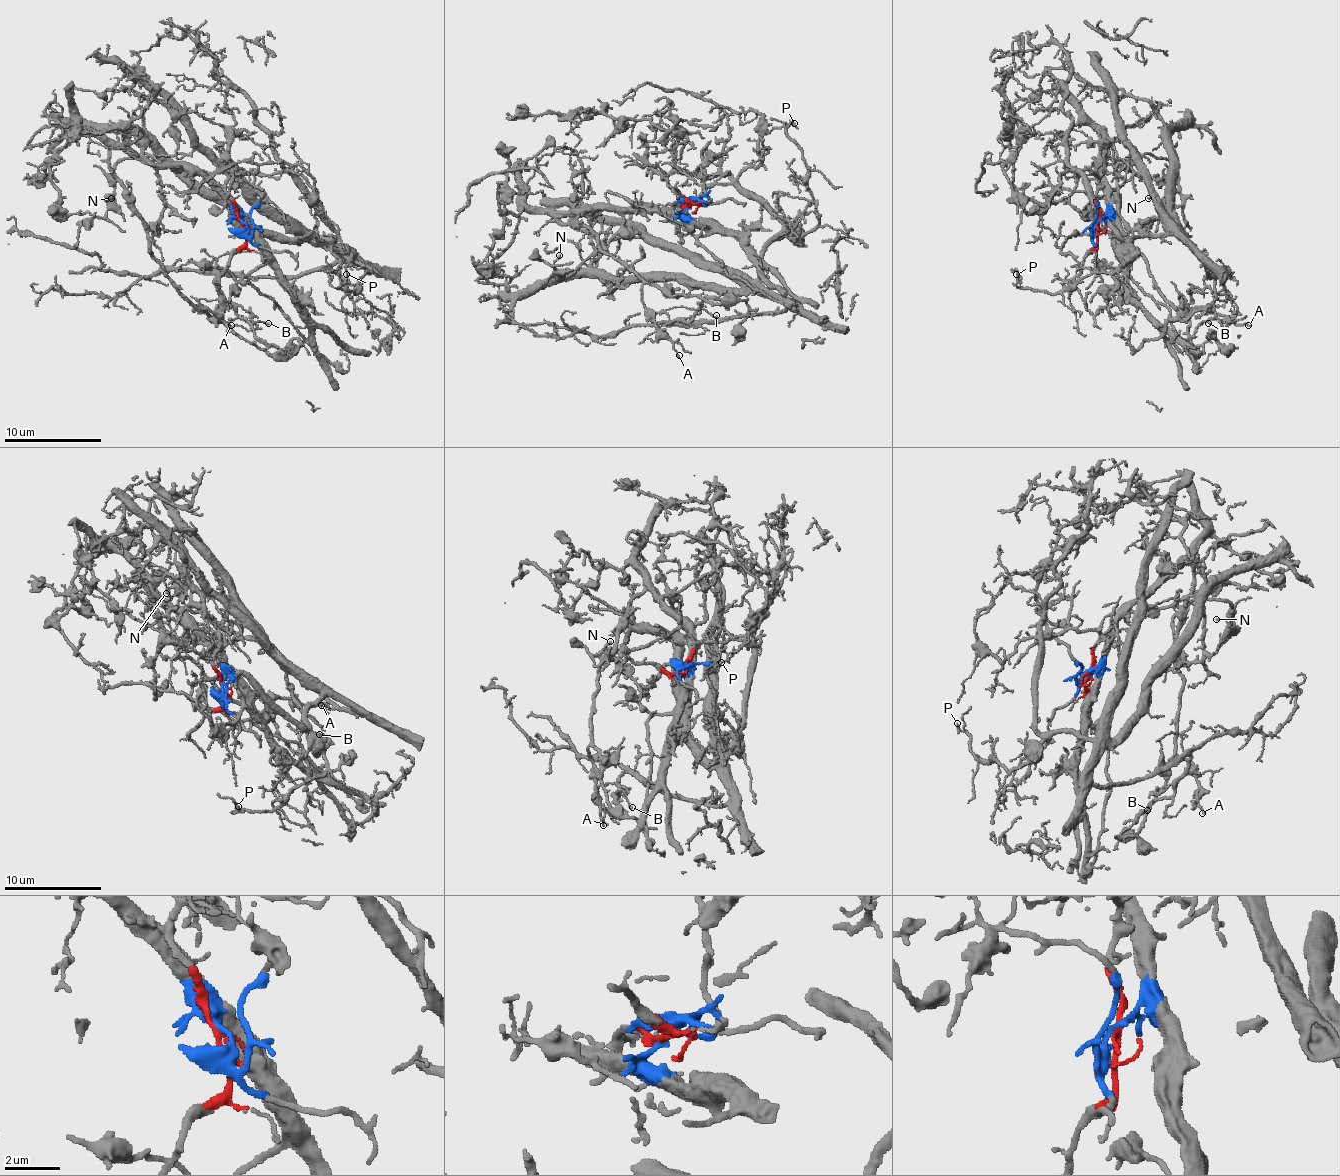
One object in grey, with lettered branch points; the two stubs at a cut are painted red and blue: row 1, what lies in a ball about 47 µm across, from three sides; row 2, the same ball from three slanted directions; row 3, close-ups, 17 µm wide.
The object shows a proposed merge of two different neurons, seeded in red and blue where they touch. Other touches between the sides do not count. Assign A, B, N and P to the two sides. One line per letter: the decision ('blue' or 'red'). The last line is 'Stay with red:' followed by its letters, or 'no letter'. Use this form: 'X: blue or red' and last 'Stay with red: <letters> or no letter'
A: blue
B: red
N: blue
P: red
Stay with red: B, P

